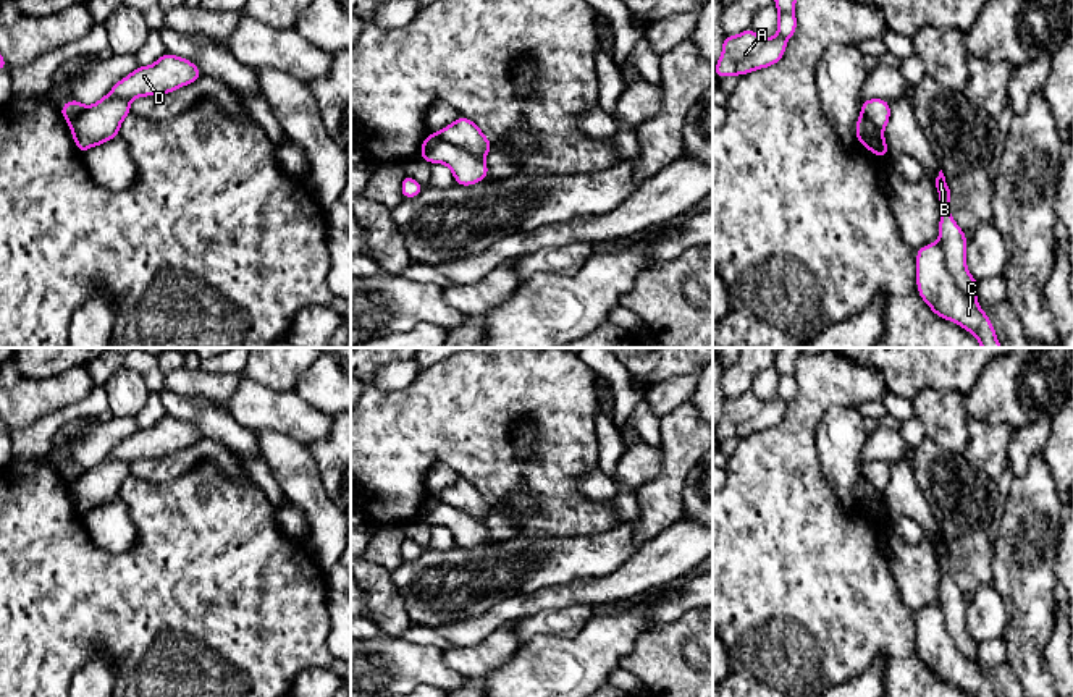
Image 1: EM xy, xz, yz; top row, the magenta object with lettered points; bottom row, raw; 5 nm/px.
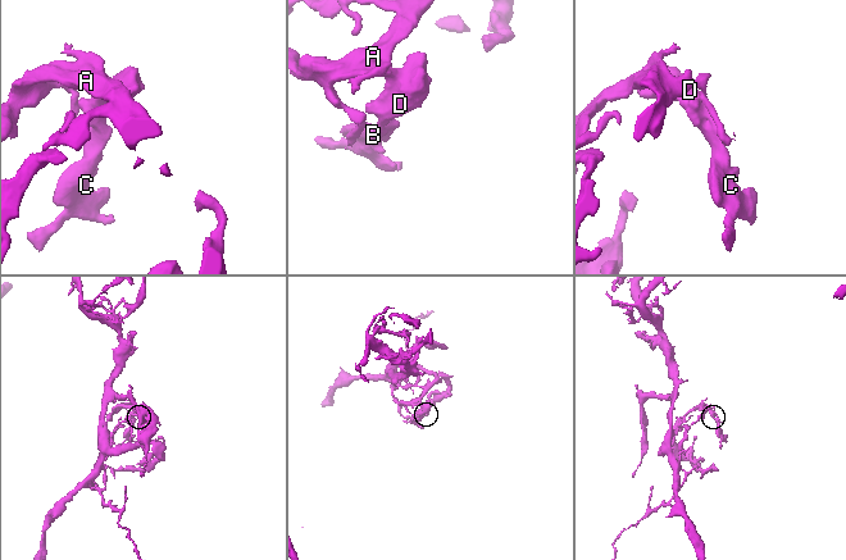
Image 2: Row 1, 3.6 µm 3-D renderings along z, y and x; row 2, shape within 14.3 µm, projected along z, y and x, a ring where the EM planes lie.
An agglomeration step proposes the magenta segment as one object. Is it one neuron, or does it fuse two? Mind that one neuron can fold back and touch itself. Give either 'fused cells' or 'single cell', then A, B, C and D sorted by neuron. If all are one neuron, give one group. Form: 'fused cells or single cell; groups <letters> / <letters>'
single cell; groups A B C D

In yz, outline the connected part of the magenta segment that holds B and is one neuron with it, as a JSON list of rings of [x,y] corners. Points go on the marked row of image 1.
[[[942,170],[936,178],[936,188],[940,204],[939,241],[926,244],[916,251],[916,286],[919,298],[931,307],[936,315],[955,322],[974,335],[981,343],[981,348],[1002,348],[989,317],[976,301],[979,281],[974,280],[968,272],[968,239],[950,213],[949,204],[952,192]]]

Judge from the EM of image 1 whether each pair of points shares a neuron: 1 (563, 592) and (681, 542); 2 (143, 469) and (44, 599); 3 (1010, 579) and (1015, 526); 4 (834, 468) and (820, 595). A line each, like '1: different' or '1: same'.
1: same
2: different
3: same
4: different

